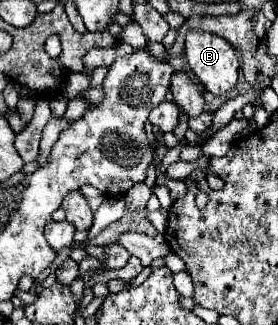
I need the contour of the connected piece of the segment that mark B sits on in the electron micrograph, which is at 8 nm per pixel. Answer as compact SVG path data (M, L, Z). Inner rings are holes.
M189 30L185 36L185 56L205 90L221 96L237 84L239 58L219 34Z

